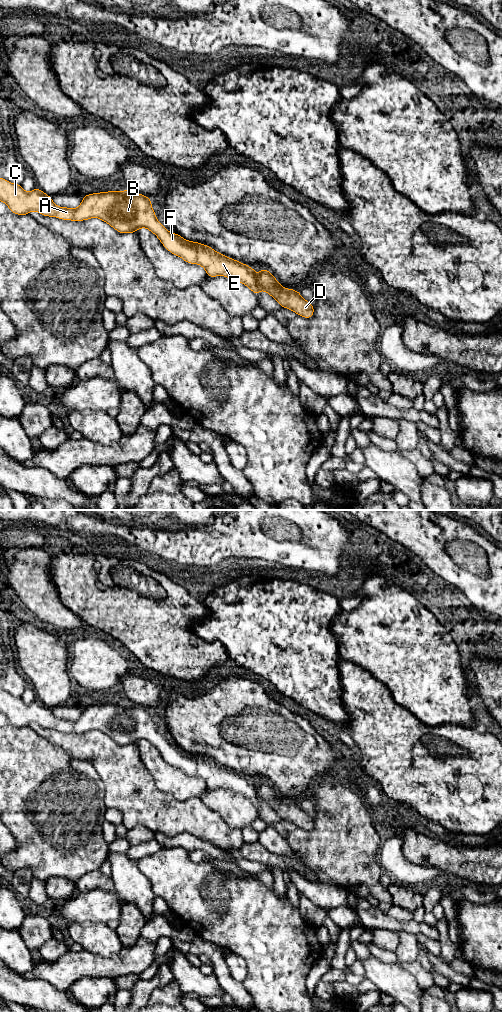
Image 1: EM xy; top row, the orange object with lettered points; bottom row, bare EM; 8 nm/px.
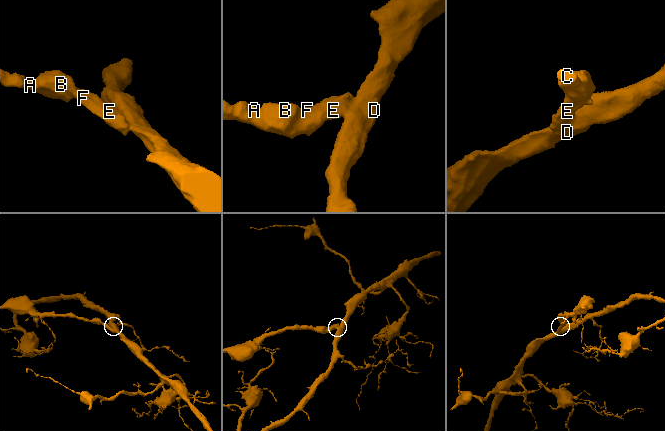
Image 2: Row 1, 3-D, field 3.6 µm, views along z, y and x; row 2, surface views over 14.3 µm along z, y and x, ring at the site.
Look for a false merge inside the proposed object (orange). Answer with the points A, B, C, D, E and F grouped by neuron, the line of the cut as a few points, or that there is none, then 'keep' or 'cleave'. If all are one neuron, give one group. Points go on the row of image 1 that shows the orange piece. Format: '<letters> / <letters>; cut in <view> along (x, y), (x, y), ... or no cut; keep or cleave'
A B C E F / D; cut in xy along (256, 275), (256, 283), (260, 290); cleave

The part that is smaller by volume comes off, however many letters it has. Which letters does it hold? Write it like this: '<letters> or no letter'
A, B, C, E, F

